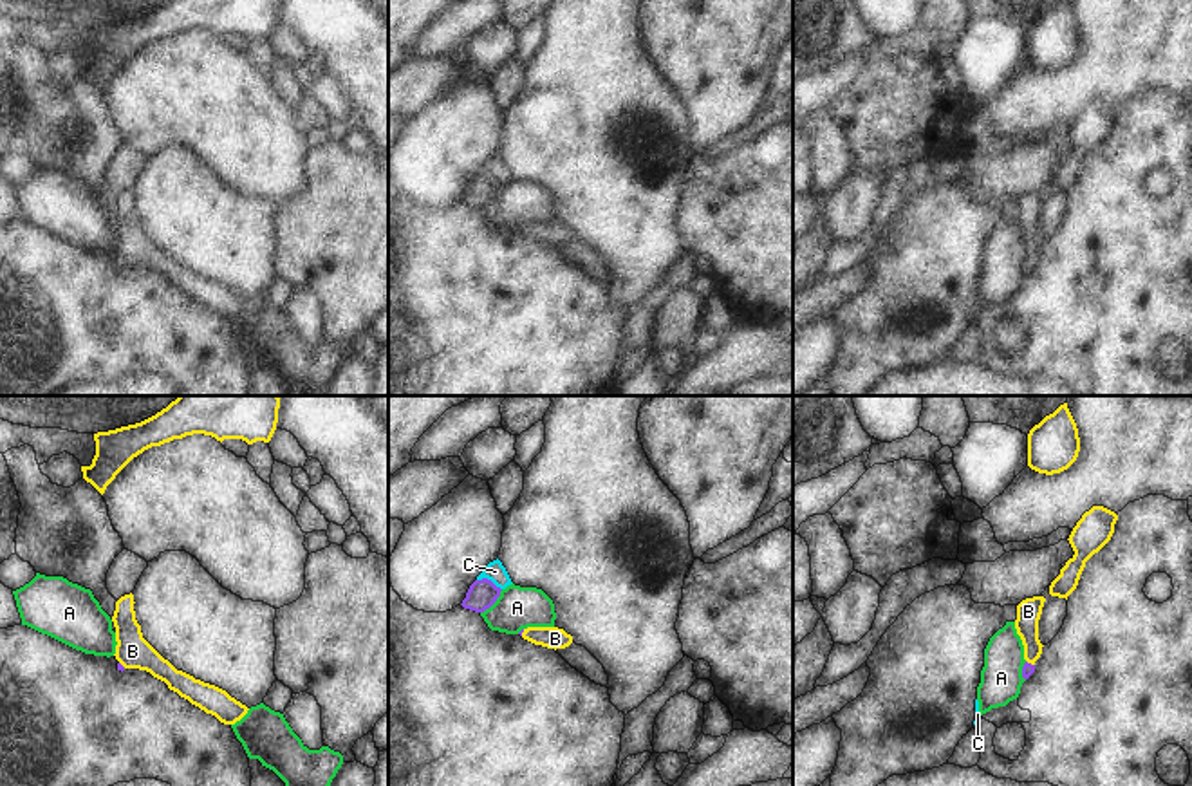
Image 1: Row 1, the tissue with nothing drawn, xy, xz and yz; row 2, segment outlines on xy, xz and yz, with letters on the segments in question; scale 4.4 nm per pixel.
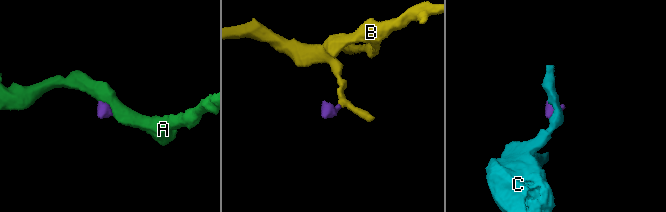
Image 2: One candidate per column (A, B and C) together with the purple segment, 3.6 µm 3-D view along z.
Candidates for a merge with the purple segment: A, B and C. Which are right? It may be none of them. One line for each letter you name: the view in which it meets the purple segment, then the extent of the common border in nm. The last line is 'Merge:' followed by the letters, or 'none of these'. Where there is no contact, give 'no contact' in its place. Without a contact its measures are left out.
B: contact in yz; length 50 nm
Merge: B

